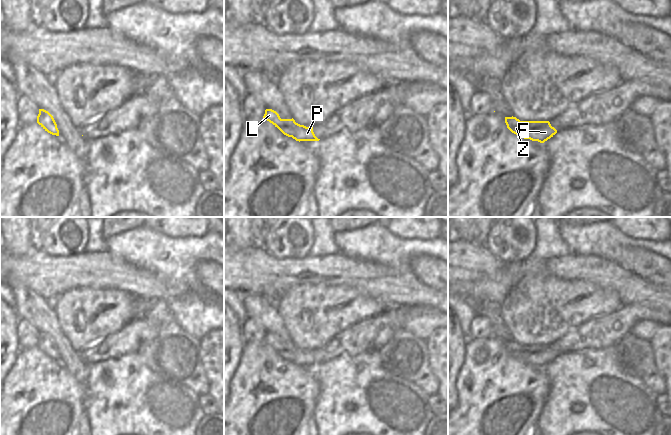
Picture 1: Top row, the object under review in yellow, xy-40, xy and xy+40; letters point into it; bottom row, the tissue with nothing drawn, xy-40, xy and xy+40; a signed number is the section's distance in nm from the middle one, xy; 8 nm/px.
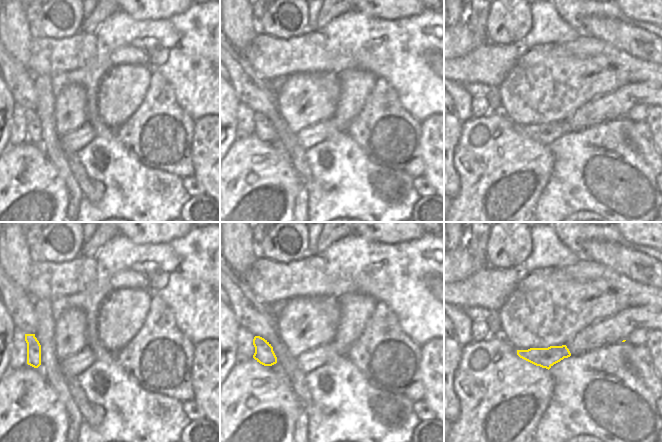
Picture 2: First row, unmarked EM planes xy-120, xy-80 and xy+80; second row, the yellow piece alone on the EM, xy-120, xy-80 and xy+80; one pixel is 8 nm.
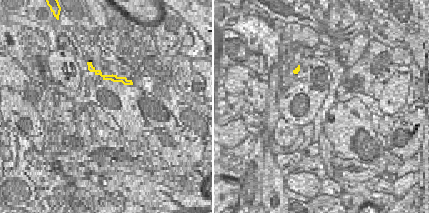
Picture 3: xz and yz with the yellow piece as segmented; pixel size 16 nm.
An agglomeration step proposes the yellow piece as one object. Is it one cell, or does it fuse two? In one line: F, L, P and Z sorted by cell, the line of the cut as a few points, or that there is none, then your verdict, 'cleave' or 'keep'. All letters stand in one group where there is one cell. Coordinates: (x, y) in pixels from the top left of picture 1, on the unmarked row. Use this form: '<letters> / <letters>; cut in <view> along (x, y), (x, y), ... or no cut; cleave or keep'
F L P Z; no cut; keep

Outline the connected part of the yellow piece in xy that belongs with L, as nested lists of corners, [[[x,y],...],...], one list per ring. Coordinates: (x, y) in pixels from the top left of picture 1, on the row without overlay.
[[[266,333],[263,340],[264,343],[277,351],[284,359],[292,361],[296,365],[319,365],[314,356],[313,351],[300,349],[292,343],[281,343],[279,338],[272,334]]]

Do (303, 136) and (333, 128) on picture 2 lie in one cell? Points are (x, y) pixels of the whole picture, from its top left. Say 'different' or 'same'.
same

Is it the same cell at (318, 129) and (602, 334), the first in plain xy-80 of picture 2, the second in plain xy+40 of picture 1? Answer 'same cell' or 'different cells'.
same cell

